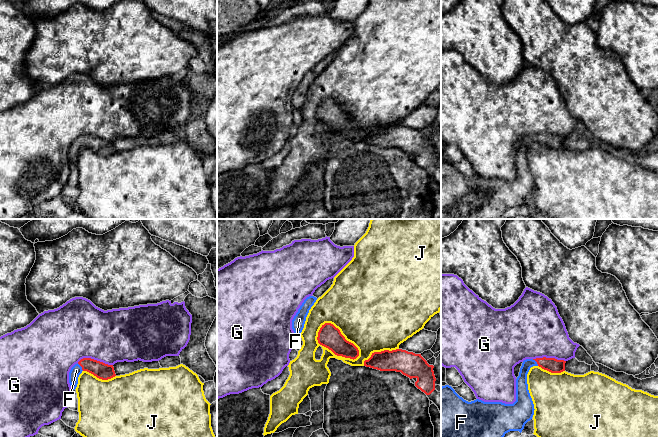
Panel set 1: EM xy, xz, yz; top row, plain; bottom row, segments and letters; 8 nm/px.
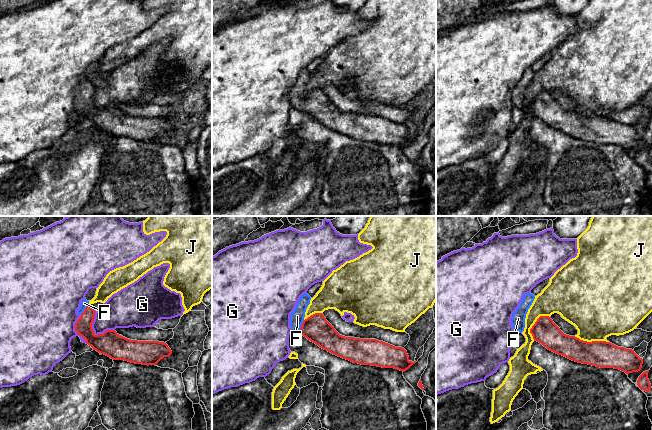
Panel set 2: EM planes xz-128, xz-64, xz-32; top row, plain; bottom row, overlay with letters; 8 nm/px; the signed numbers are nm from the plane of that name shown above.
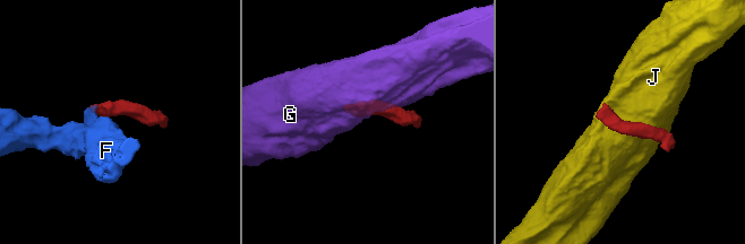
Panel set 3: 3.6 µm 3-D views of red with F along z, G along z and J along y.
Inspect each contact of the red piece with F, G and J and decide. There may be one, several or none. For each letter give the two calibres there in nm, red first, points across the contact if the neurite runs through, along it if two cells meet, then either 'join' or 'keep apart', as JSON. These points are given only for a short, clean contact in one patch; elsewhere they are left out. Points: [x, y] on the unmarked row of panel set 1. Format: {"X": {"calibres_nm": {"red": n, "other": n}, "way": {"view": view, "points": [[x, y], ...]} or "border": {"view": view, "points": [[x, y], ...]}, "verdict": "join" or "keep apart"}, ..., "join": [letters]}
{"F": {"calibres_nm": {"red": 130, "other": 90}, "way": {"view": "xy", "points": [[103, 147], [93, 142], [81, 142], [76, 146]]}, "verdict": "join"}, "G": {"calibres_nm": {"red": 130, "other": 440}, "border": {"view": "xy", "points": [[77, 138], [83, 134], [93, 134], [112, 141]]}, "verdict": "keep apart"}, "J": {"calibres_nm": {"red": 180, "other": 500}, "verdict": "keep apart"}, "join": ["F"]}

